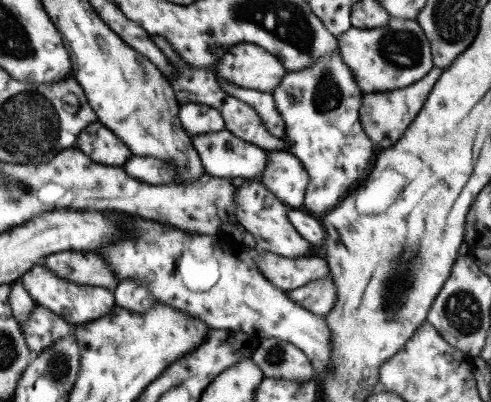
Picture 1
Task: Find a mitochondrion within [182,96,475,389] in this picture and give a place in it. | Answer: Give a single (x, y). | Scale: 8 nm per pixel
(405, 261)

